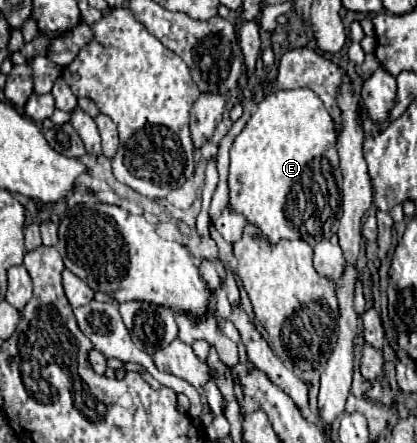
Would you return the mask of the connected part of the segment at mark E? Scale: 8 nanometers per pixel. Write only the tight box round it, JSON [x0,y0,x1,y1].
[231,88,341,246]

